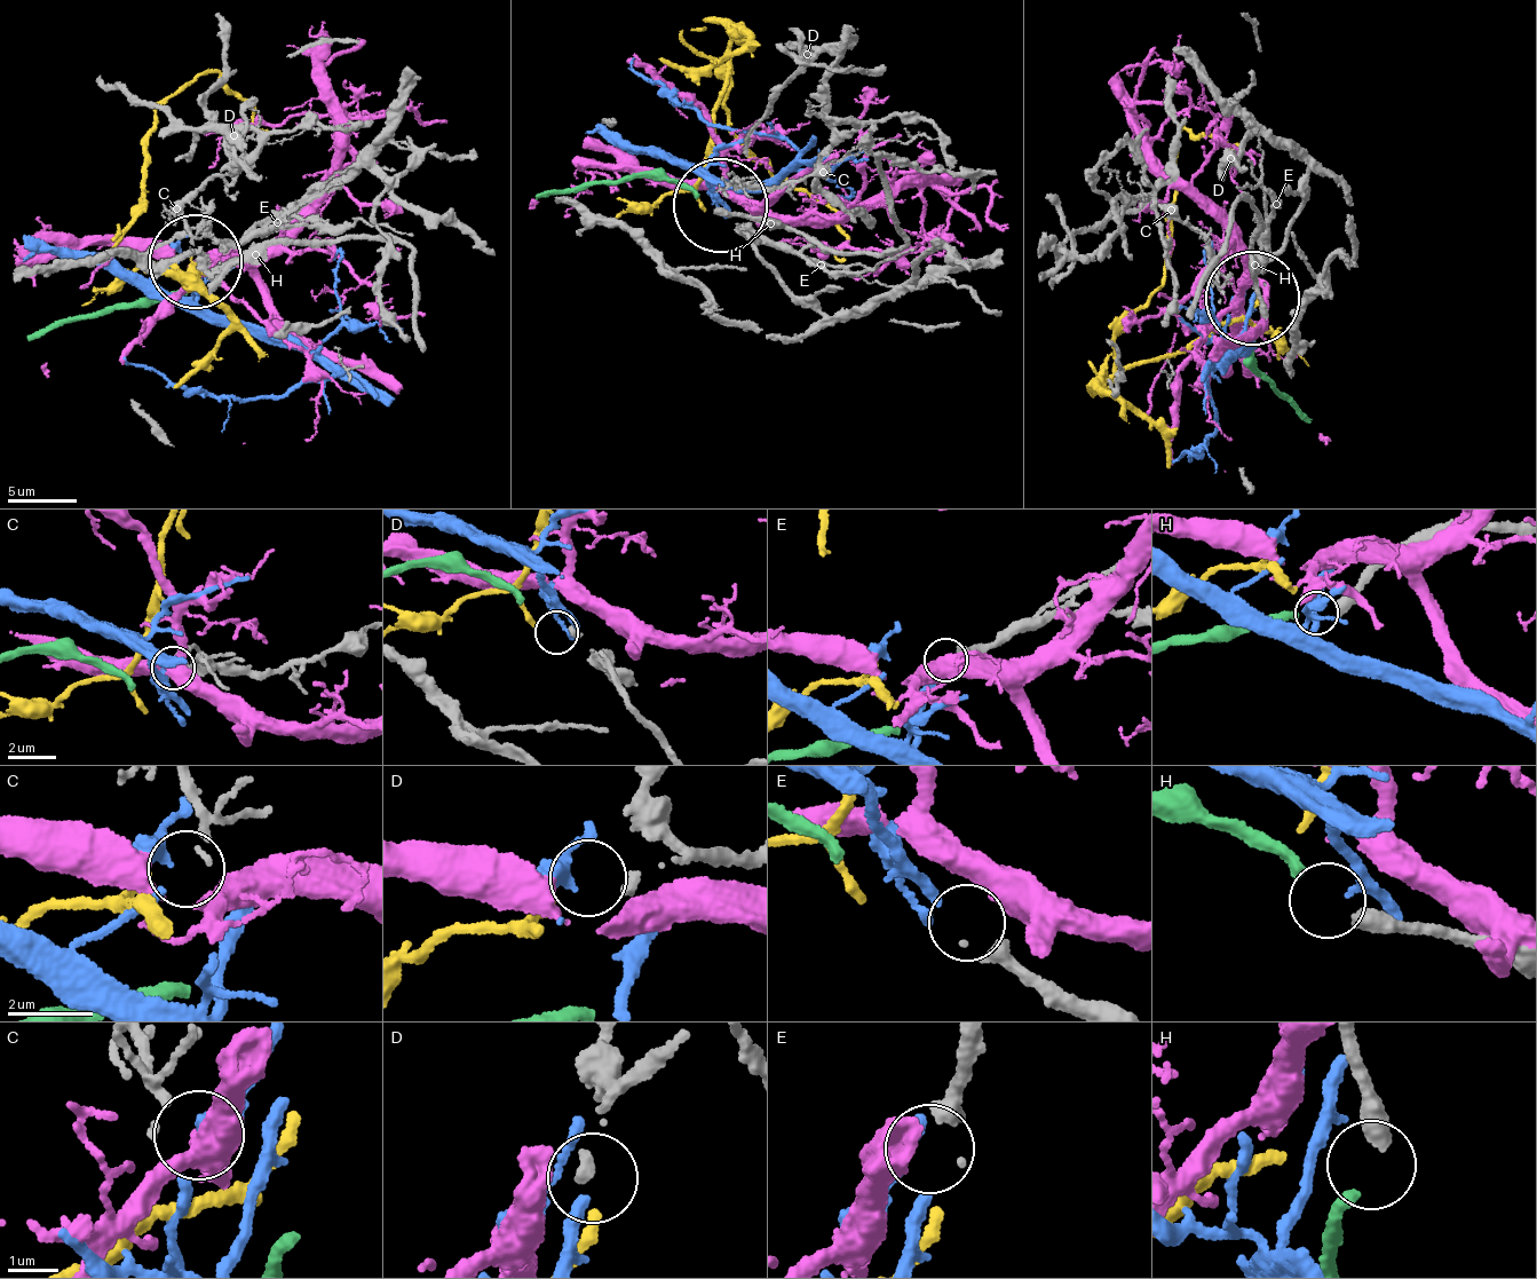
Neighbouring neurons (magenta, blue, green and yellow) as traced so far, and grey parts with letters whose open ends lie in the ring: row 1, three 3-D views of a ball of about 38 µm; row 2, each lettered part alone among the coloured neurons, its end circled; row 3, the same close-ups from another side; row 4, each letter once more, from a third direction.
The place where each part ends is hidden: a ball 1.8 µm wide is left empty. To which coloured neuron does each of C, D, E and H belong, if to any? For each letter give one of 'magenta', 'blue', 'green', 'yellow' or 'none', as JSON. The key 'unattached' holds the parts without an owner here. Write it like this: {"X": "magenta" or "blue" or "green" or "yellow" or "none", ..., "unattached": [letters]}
{"C": "magenta", "D": "none", "E": "blue", "H": "green", "unattached": ["D"]}

